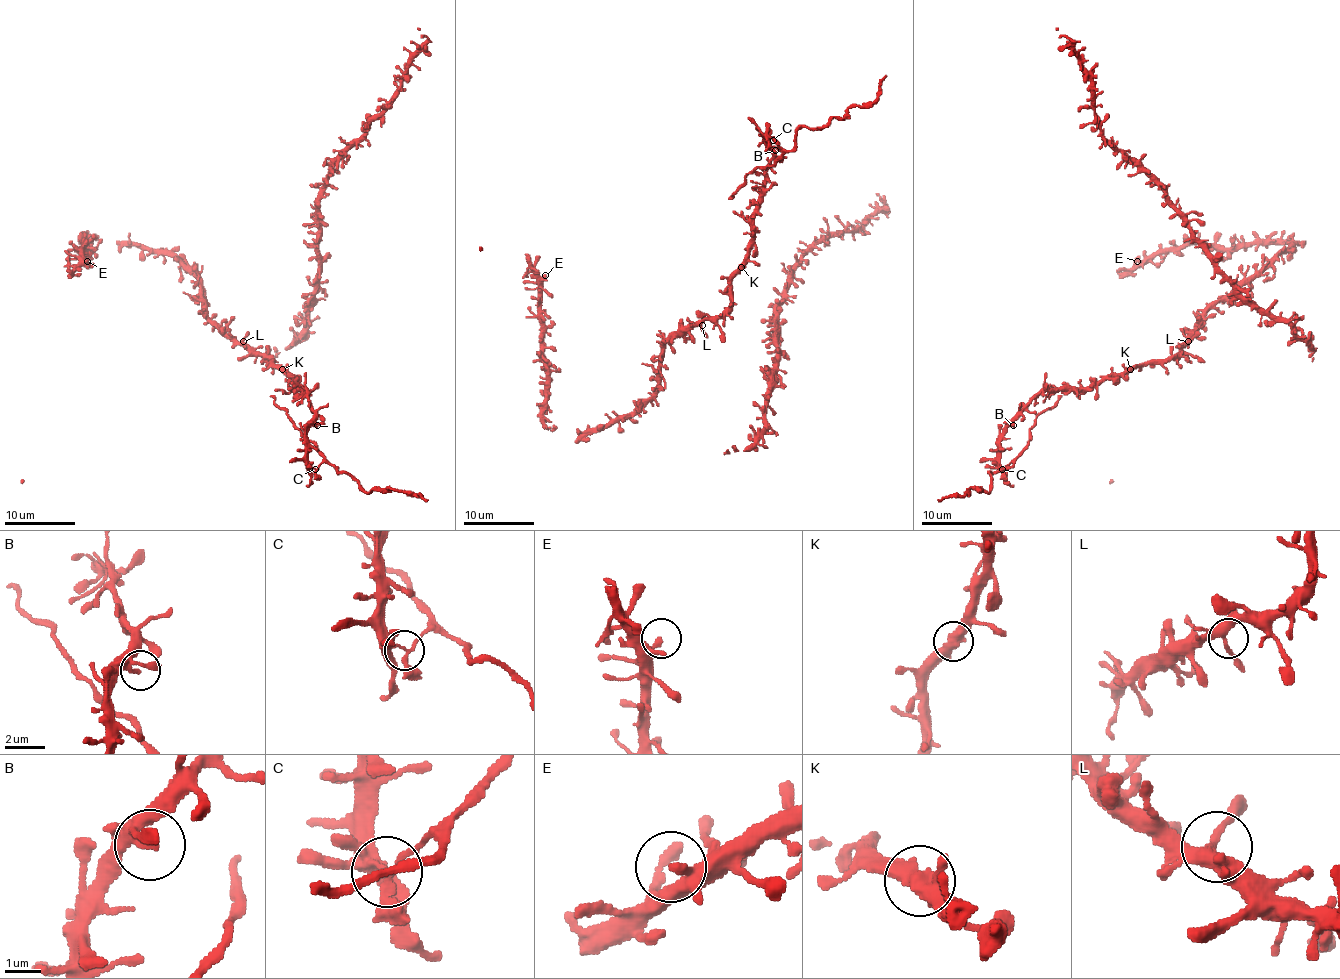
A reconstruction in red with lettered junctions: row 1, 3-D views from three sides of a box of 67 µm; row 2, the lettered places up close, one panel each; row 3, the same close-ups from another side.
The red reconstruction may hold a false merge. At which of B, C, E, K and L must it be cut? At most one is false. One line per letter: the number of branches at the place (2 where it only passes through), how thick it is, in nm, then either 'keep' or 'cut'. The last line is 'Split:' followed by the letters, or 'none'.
B: 2 | 170 nm | keep
C: 3 | 170 nm | cut
E: 2 | 190 nm | keep
K: 3 | 400 nm | keep
L: 3 | 320 nm | keep
Split: C

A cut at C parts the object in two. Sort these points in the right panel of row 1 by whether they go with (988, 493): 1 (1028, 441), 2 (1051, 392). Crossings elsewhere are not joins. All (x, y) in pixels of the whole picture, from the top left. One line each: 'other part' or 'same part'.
1: same part
2: other part

